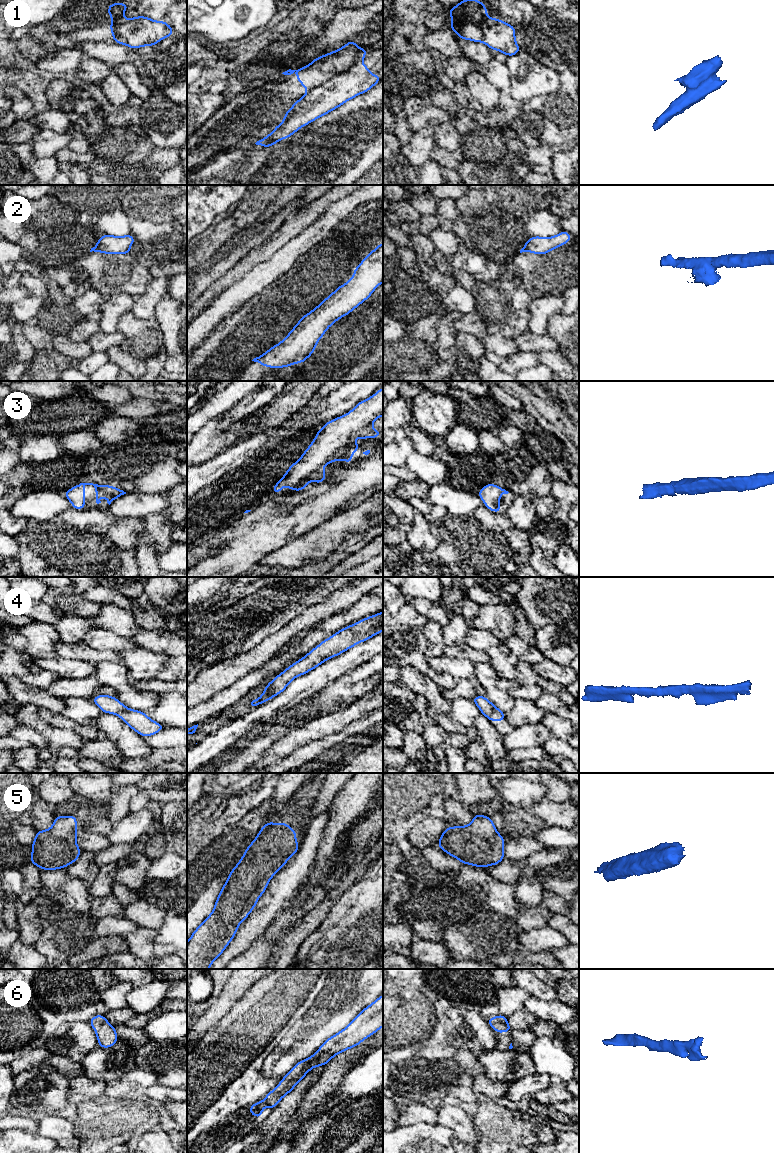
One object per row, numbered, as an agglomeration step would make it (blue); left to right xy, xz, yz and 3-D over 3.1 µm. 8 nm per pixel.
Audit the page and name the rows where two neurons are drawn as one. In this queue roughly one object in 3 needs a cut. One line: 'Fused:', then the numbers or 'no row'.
Fused: 1

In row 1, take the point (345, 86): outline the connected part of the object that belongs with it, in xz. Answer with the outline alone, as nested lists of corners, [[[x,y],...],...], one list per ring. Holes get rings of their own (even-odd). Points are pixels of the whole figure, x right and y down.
[[[358,60],[347,71],[333,76],[297,100],[284,114],[284,122],[255,144],[271,147],[348,100],[369,91],[381,80],[380,75],[372,75],[365,64]]]

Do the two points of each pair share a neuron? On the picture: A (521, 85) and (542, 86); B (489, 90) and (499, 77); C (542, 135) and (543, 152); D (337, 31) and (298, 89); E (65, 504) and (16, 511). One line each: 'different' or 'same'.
A: same
B: different
C: different
D: different
E: same

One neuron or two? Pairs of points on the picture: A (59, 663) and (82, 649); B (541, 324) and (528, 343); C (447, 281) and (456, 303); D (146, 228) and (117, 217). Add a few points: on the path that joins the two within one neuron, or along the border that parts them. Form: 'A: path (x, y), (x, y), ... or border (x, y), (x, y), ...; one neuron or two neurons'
A: border (58, 655), (64, 658), (77, 658), (90, 662); two neurons
B: border (529, 330), (535, 334), (546, 334); two neurons
C: border (456, 283), (442, 296); two neurons
D: border (130, 226), (131, 233); two neurons

